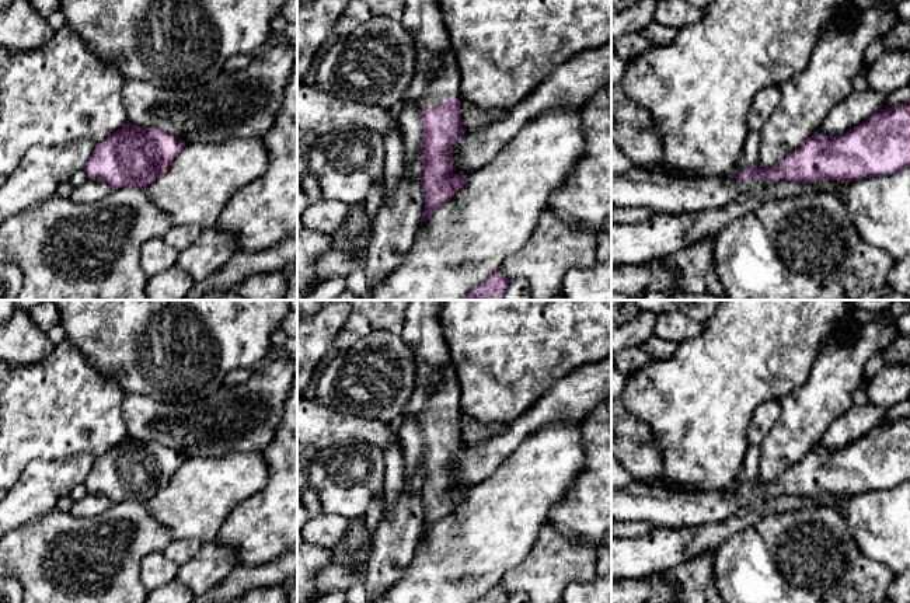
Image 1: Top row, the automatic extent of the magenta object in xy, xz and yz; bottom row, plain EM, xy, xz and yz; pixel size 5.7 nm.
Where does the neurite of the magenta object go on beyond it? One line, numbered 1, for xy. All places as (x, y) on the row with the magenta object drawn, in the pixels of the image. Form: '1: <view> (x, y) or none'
1: none

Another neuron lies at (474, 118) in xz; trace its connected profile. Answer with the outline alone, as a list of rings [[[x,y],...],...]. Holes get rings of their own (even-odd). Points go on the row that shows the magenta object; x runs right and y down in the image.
[[[459,95],[461,119],[466,130],[478,130],[506,116],[506,109],[481,108]]]

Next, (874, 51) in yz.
[[[878,38],[868,46],[867,55],[864,57],[864,65],[867,67],[874,65],[882,52],[883,52],[883,38]]]

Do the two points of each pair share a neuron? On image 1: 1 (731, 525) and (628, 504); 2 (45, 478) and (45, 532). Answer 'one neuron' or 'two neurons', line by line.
1: two neurons
2: two neurons

